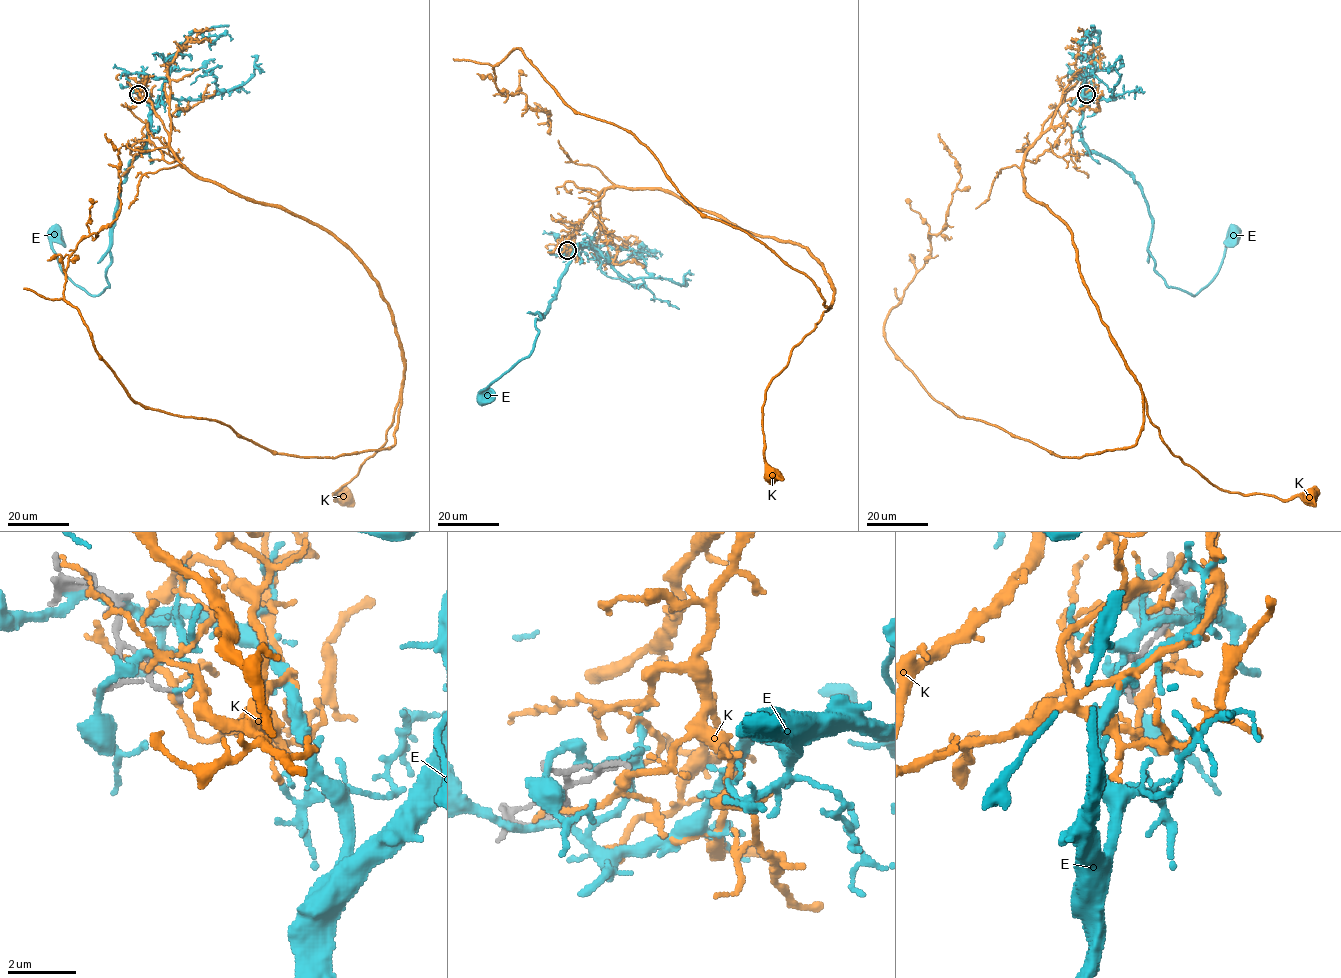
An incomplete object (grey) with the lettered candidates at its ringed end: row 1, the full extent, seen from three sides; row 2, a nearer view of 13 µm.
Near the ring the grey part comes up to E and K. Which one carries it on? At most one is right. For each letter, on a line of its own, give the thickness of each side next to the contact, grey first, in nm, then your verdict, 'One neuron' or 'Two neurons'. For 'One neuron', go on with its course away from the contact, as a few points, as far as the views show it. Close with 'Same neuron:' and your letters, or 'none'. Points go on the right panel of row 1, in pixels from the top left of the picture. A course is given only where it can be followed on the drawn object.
E: Thickness 90 nm (grey) against 110 nm. Two neurons
K: Thickness 80 nm (grey) against 190 nm. One neuron. Its course: (1086, 94), (1044, 124), (1024, 189), (1070, 229), (1148, 417), (1216, 487), (1309, 499)
Same neuron: K

